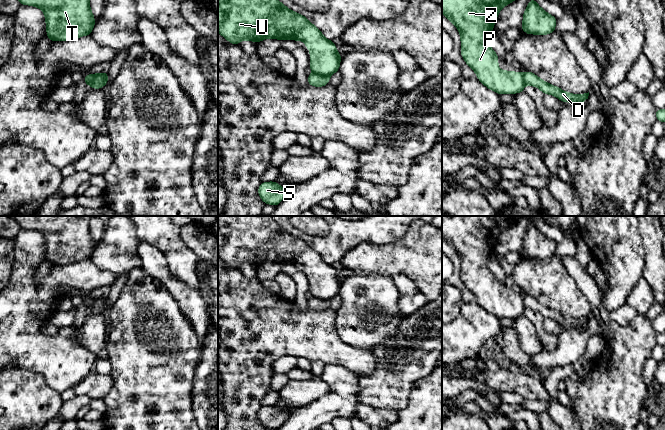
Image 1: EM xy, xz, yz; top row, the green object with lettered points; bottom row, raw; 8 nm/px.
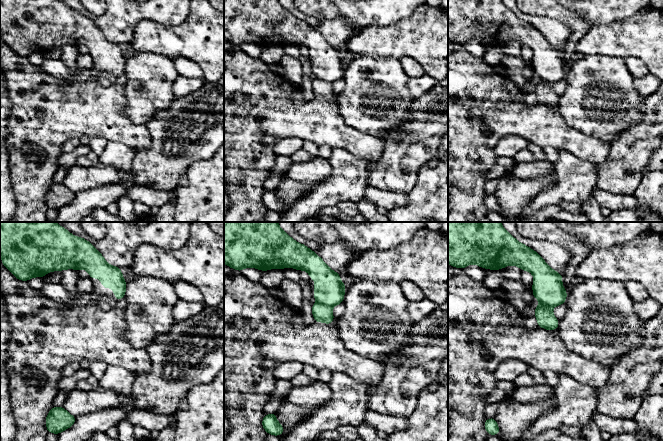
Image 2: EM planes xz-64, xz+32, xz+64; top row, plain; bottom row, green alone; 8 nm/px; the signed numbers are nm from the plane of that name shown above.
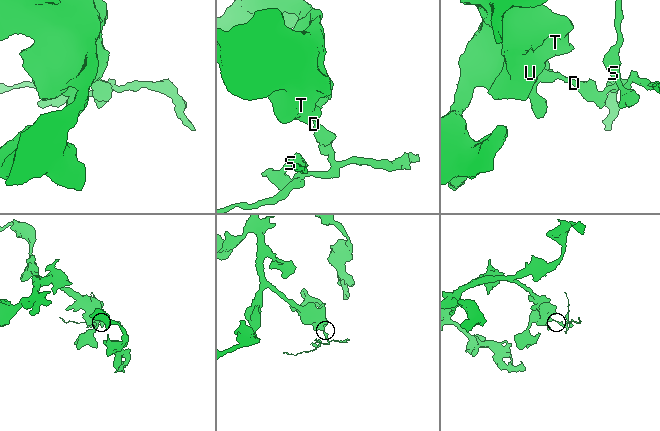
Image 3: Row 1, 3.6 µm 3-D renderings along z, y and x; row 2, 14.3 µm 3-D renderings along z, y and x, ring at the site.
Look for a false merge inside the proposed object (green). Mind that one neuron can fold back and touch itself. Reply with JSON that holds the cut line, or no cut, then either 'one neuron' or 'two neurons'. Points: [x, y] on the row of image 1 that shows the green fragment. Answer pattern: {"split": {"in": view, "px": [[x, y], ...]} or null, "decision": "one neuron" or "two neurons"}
{"split": {"in": "xz", "px": [[313, 72], [329, 76]]}, "decision": "two neurons"}

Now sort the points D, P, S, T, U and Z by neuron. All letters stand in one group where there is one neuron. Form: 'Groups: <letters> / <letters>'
Groups: D S / P T U Z

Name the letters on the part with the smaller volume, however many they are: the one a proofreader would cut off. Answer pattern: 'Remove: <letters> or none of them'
Remove: D, S

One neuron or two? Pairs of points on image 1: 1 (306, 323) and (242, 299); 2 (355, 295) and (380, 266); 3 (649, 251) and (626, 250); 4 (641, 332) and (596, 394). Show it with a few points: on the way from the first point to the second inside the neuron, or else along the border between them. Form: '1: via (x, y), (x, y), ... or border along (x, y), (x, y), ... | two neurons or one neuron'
1: via (289, 326), (263, 326), (253, 316) | one neuron
2: border along (355, 272), (371, 275), (389, 275), (392, 277) | two neurons
3: border along (637, 228), (644, 257), (643, 275) | two neurons
4: via (631, 349), (625, 356), (613, 384) | one neuron

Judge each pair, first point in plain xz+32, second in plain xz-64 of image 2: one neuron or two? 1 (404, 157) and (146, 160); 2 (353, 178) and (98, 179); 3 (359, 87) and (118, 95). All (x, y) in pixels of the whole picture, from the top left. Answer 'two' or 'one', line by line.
1: one
2: two
3: two

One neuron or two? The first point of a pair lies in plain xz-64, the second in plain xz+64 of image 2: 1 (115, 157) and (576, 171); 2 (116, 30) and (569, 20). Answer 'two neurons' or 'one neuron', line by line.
1: one neuron
2: two neurons

